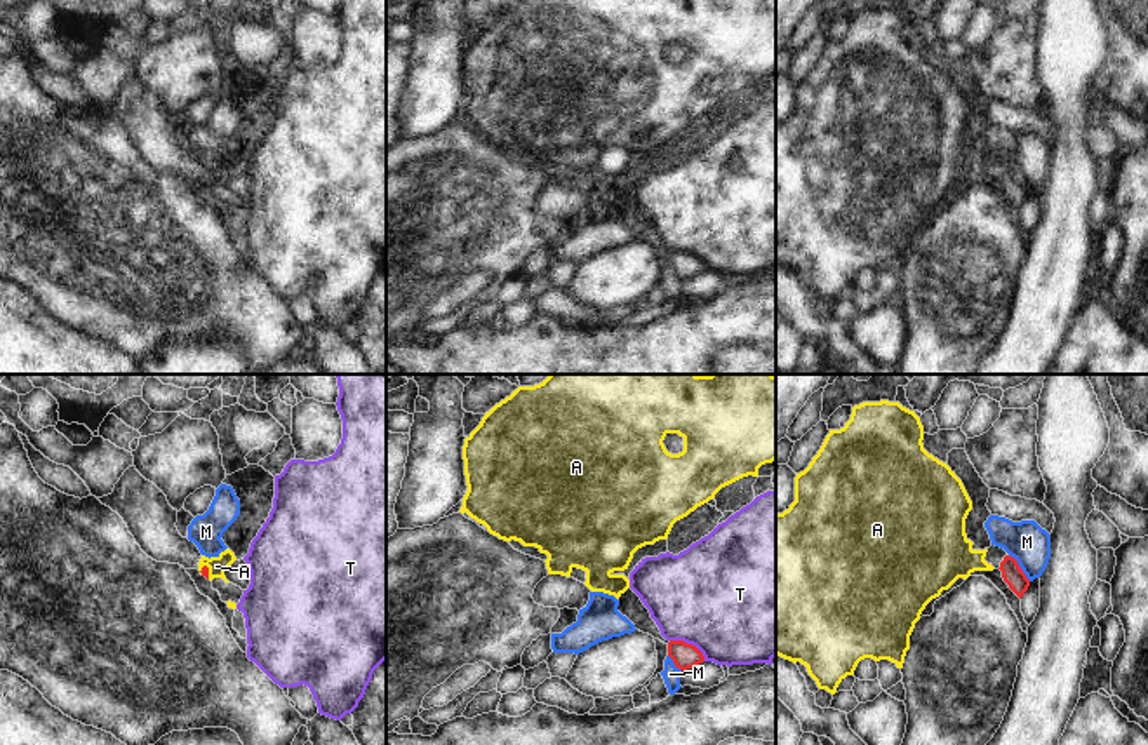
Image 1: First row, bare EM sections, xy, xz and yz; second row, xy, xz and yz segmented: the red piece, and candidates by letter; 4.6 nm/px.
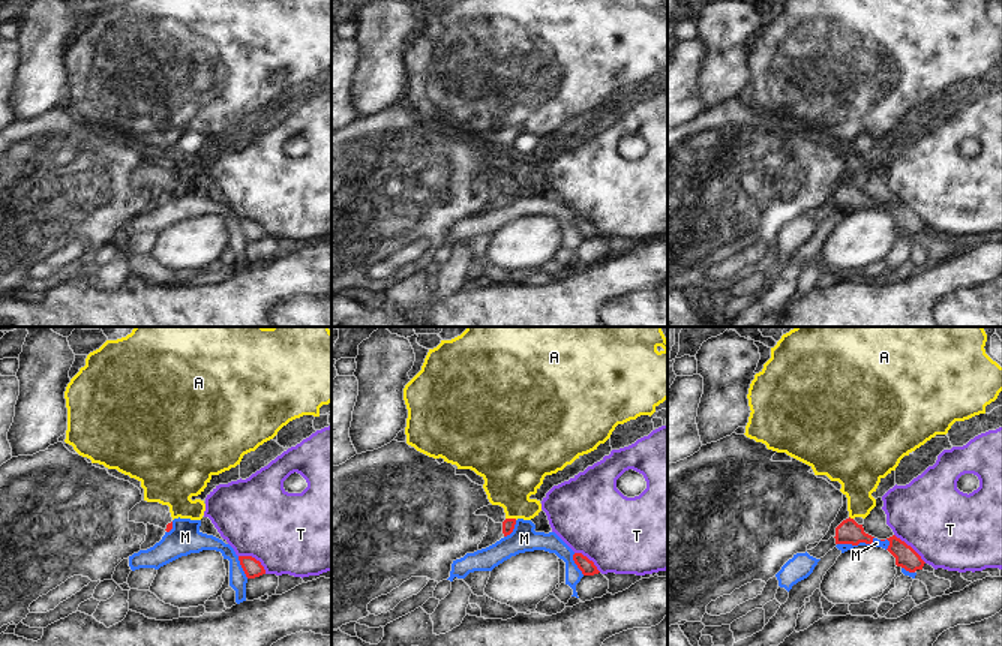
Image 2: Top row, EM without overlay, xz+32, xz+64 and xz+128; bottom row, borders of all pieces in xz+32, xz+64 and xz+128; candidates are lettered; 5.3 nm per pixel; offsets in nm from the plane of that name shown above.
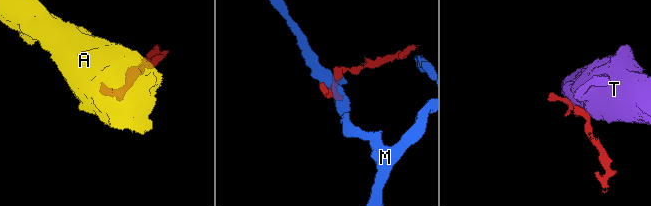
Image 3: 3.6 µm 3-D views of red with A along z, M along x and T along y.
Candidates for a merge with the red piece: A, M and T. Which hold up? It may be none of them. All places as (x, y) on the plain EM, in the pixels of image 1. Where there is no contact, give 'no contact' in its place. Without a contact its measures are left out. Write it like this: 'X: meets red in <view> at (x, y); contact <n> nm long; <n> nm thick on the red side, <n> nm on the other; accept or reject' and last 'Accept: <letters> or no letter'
A: meets red in xy at (207, 181); contact 80 nm long; 40 nm thick on the red side, 80 nm on the other; reject
M: meets red in yz at (1020, 178); contact 160 nm long; 100 nm thick on the red side, 190 nm on the other; reject
T: meets red in xz at (689, 255); contact 190 nm long; 120 nm thick on the red side, 480 nm on the other; reject
Accept: no letter

